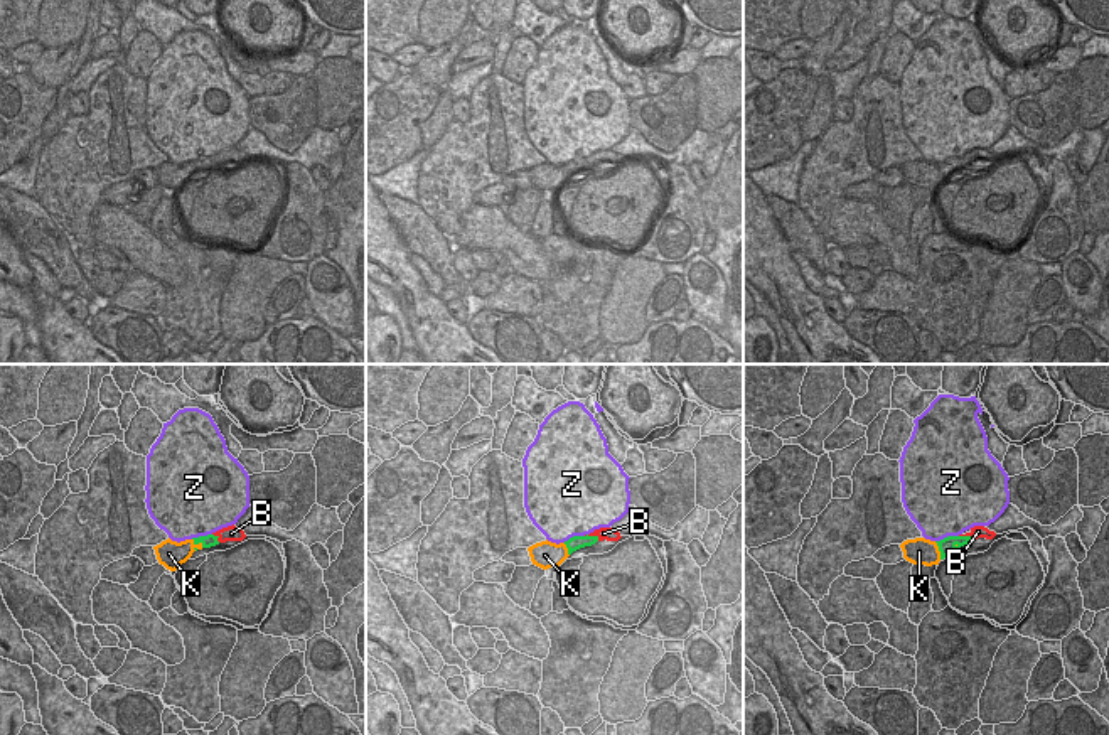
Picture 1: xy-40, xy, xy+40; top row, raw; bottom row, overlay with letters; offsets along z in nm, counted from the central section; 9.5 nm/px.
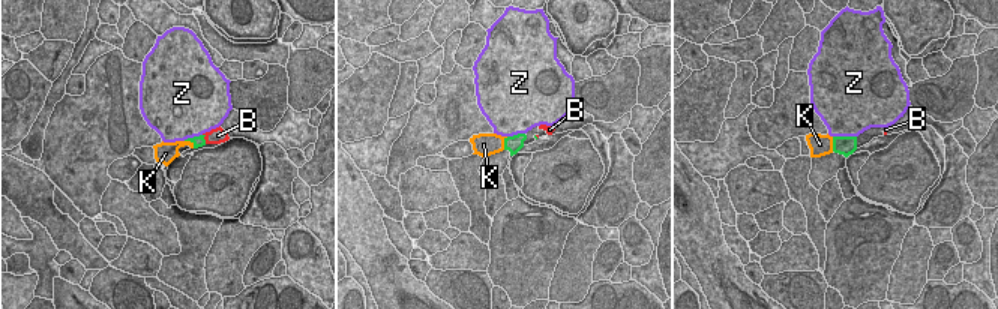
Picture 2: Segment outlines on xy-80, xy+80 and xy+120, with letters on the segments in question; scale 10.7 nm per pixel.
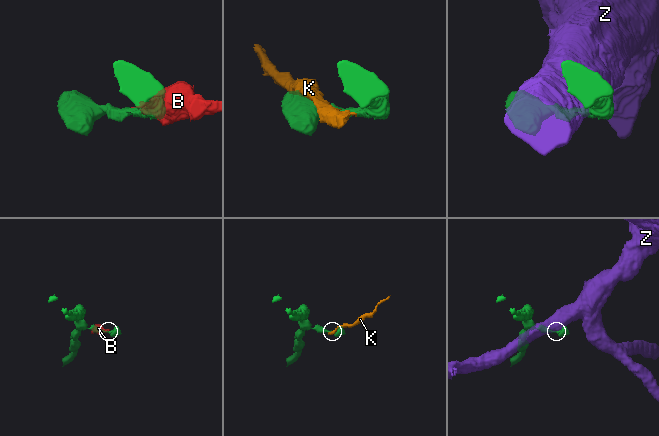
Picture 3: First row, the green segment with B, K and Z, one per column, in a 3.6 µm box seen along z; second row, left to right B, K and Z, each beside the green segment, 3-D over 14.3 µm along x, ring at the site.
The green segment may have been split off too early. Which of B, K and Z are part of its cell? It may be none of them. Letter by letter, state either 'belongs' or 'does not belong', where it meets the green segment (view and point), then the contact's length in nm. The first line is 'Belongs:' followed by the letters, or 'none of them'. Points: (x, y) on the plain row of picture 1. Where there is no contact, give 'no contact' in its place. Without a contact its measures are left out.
Belongs: none of them
B: does not belong | xy (592, 159) | 150 nm
K: does not belong | xy-40 (198, 166) | 140 nm
Z: does not belong | xy+40 (948, 159) | 240 nm

